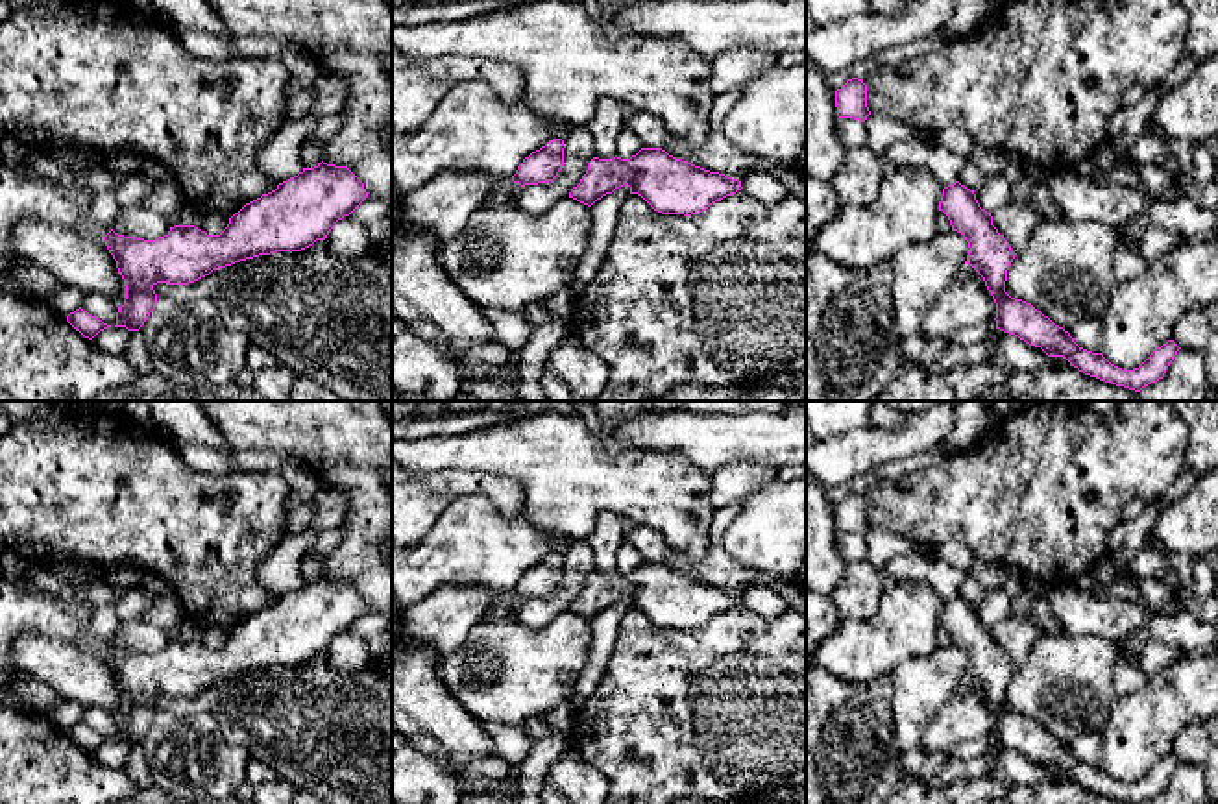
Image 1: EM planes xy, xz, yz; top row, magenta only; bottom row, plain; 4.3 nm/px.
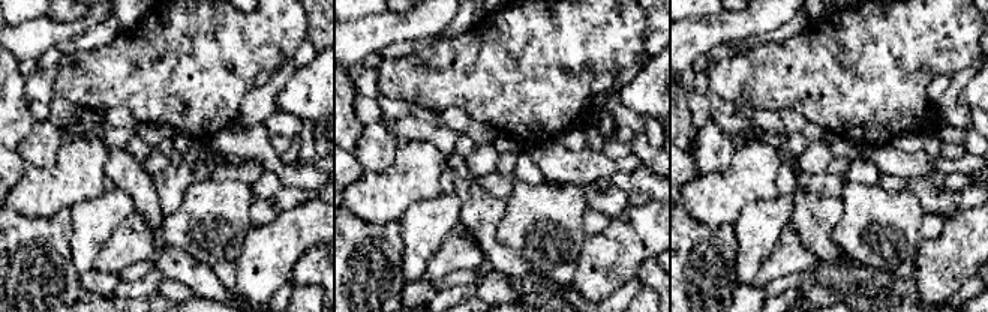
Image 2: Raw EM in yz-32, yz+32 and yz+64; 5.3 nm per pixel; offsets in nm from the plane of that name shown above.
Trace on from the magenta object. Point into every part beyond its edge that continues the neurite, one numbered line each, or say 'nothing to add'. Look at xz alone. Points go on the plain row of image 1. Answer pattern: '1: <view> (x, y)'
nothing to add

